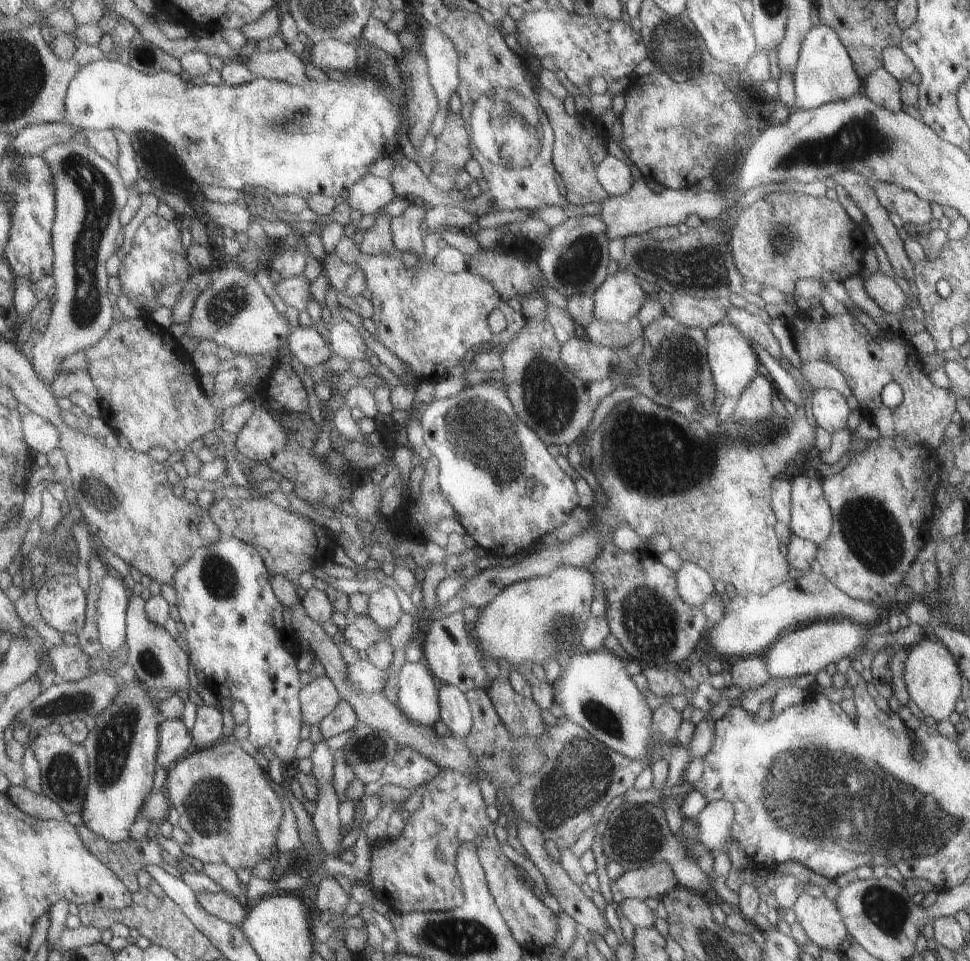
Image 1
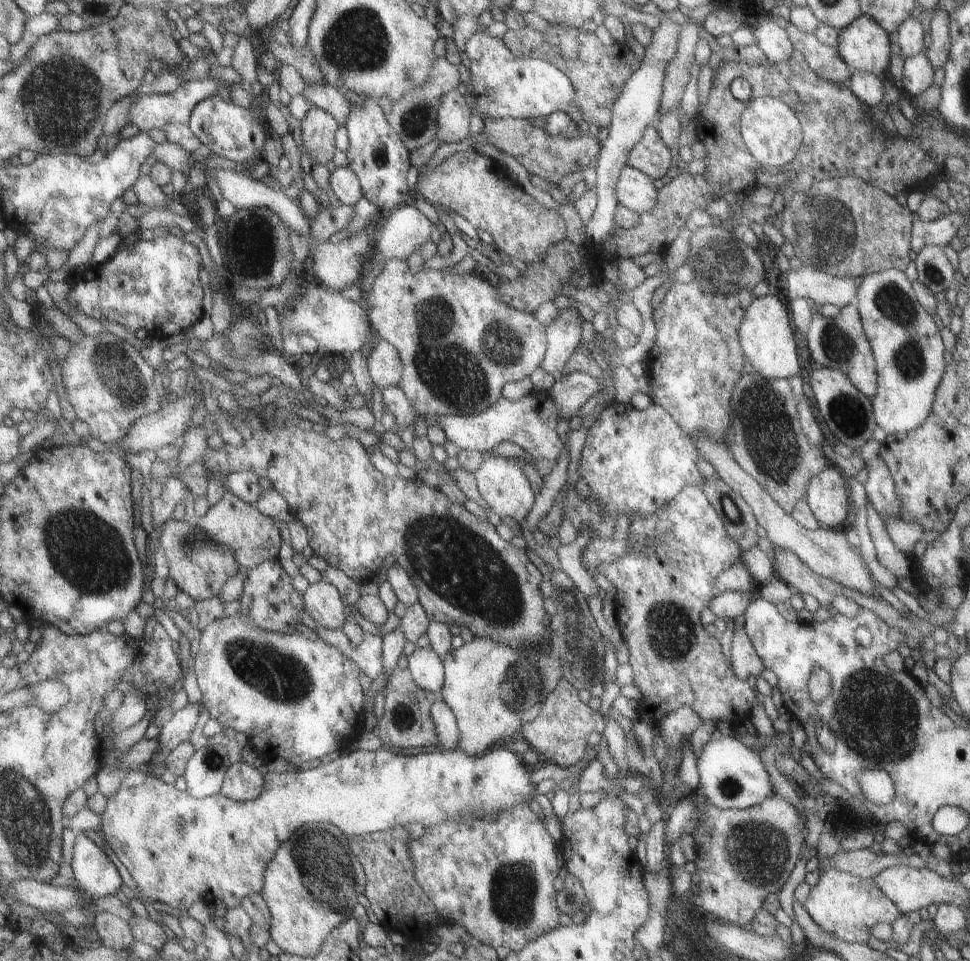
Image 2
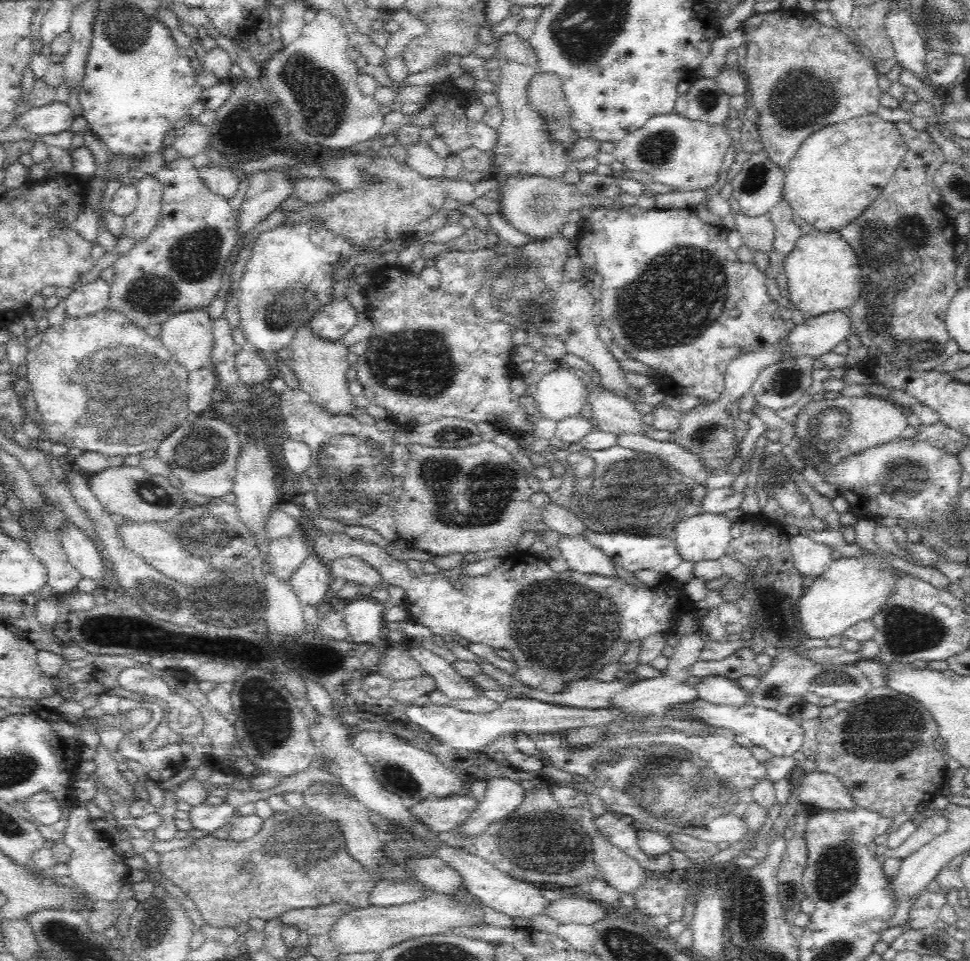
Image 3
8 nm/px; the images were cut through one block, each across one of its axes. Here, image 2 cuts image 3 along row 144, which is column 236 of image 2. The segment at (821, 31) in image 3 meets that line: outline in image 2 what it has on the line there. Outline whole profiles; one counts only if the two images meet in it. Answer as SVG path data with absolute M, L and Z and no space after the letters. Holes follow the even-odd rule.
M236 762L229 766L225 783L219 794L235 802L251 802L261 797L266 786L266 776L261 774L255 766L247 762Z

